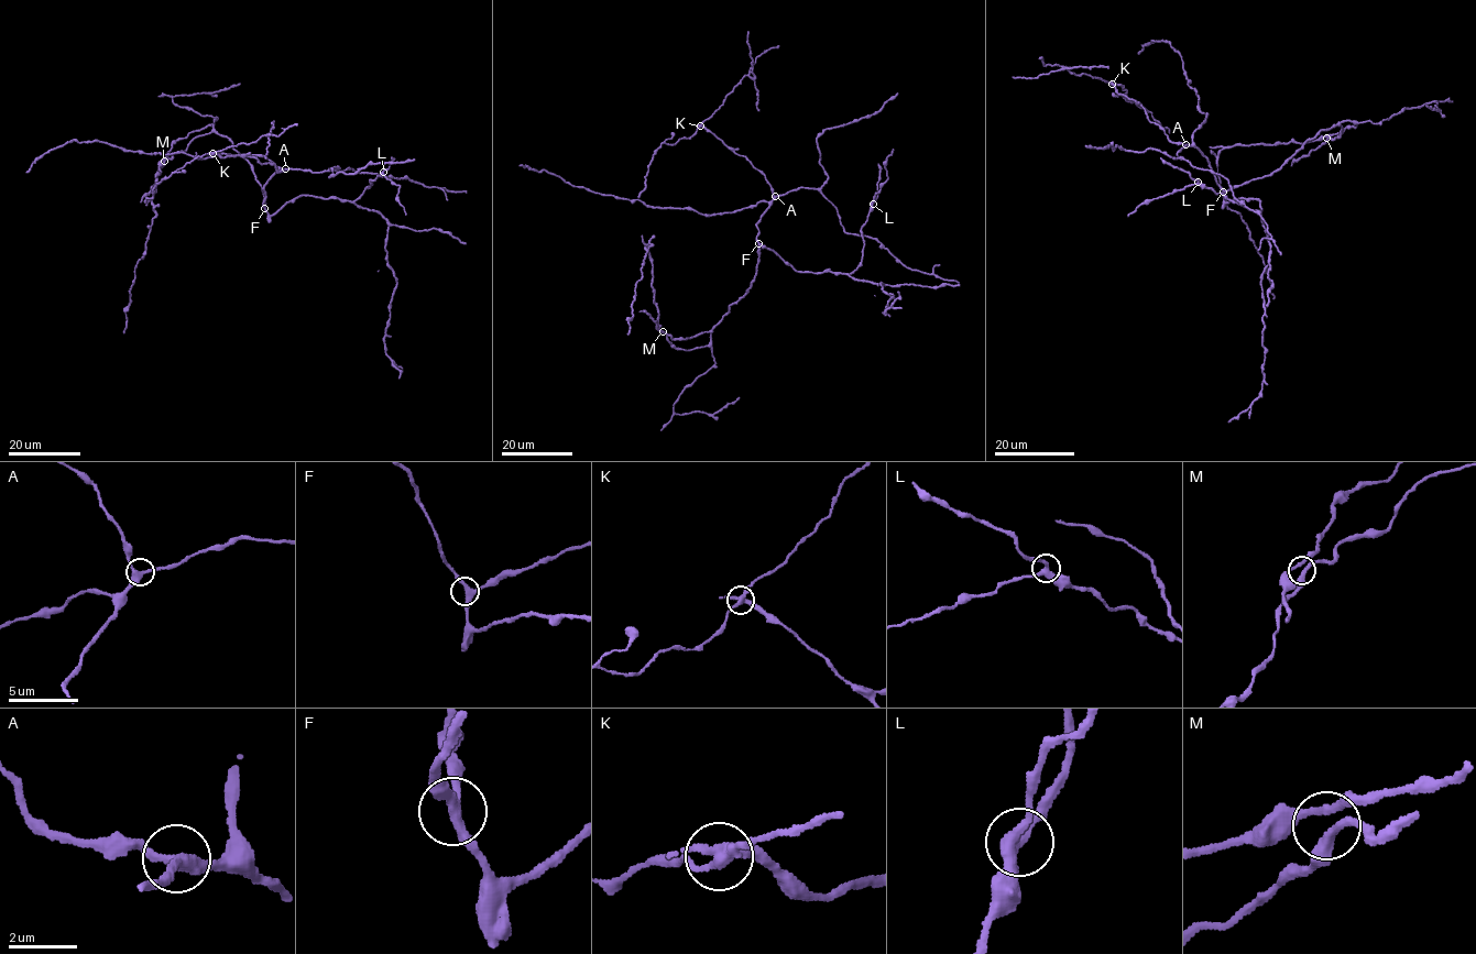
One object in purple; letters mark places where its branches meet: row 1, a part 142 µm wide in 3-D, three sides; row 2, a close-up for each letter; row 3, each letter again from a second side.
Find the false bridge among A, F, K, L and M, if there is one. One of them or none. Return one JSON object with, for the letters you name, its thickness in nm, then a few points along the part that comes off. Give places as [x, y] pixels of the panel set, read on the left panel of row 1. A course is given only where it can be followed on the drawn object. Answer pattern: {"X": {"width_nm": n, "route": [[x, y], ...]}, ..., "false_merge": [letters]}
{"K": {"width_nm": 320, "route": [[212, 153], [248, 144], [270, 133], [265, 157]]}, "false_merge": ["K"]}

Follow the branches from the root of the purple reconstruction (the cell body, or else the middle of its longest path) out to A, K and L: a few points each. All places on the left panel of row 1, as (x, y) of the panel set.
A: (251, 170), (263, 193), (264, 207), (264, 184), (272, 175), (285, 168)
K: (251, 170), (263, 193), (264, 207), (264, 184), (283, 170), (244, 155), (223, 157), (212, 153)
L: (251, 170), (270, 215), (303, 195), (354, 201), (372, 185), (370, 181), (383, 172)

